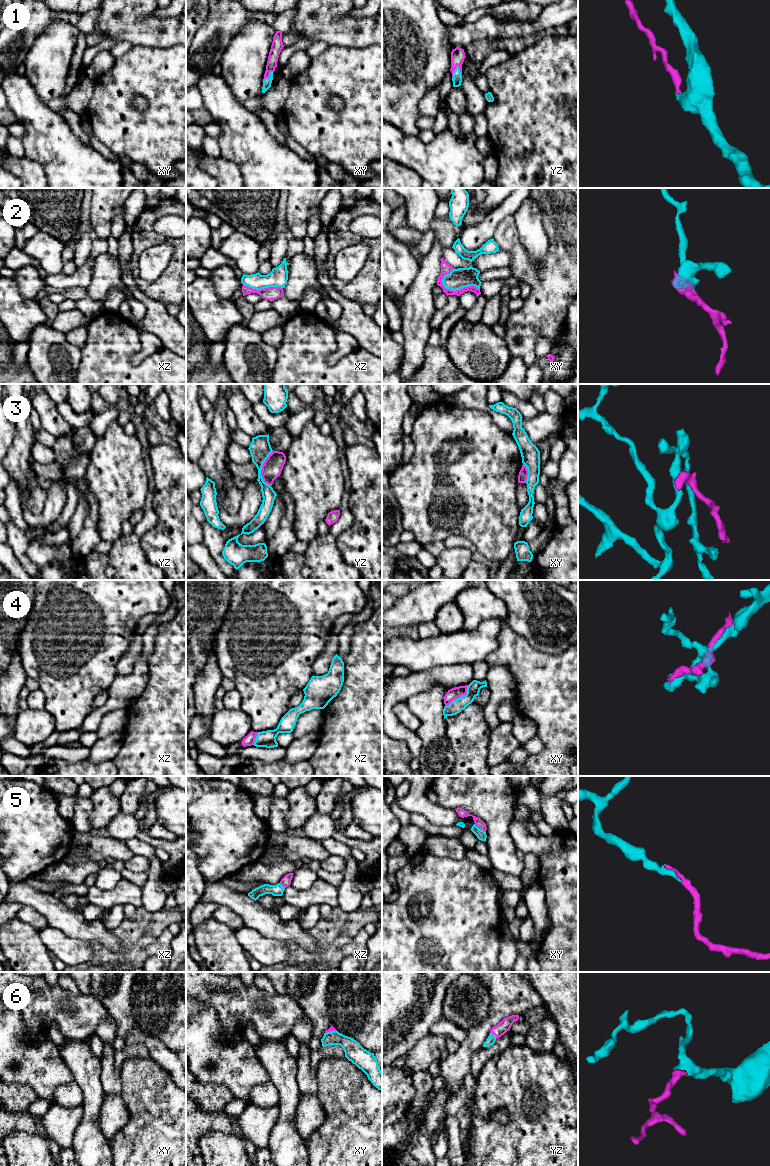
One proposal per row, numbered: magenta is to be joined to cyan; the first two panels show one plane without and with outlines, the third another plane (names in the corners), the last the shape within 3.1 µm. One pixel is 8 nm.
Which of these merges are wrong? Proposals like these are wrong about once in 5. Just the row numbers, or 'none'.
3

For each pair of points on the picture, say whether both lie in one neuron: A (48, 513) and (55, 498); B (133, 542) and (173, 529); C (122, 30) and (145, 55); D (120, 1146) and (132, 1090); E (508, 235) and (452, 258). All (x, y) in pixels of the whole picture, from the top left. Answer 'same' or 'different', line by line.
A: same
B: different
C: different
D: same
E: different

